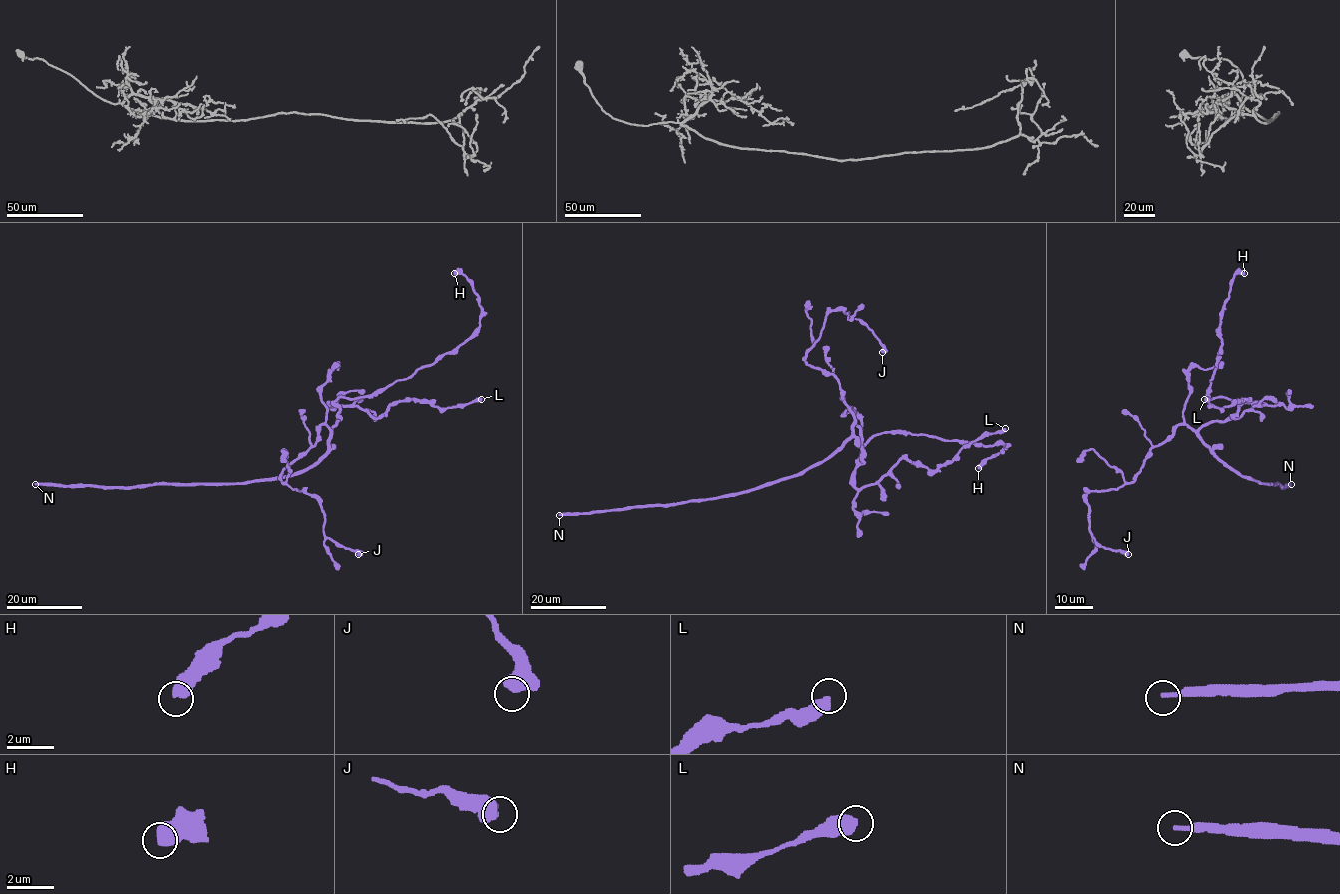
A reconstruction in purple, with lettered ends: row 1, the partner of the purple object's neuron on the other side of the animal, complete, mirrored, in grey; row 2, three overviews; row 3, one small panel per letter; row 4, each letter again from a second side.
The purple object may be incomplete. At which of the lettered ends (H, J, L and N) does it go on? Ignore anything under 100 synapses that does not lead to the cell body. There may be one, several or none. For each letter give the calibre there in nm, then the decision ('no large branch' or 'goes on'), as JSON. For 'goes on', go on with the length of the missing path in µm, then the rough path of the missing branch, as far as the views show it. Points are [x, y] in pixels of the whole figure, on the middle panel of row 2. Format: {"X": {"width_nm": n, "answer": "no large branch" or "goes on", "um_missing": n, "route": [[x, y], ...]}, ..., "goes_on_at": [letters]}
{"H": {"width_nm": 550, "answer": "no large branch"}, "J": {"width_nm": 750, "answer": "no large branch"}, "L": {"width_nm": 550, "answer": "no large branch"}, "N": {"width_nm": 190, "answer": "goes on", "um_missing": 300}, "goes_on_at": ["N"]}

